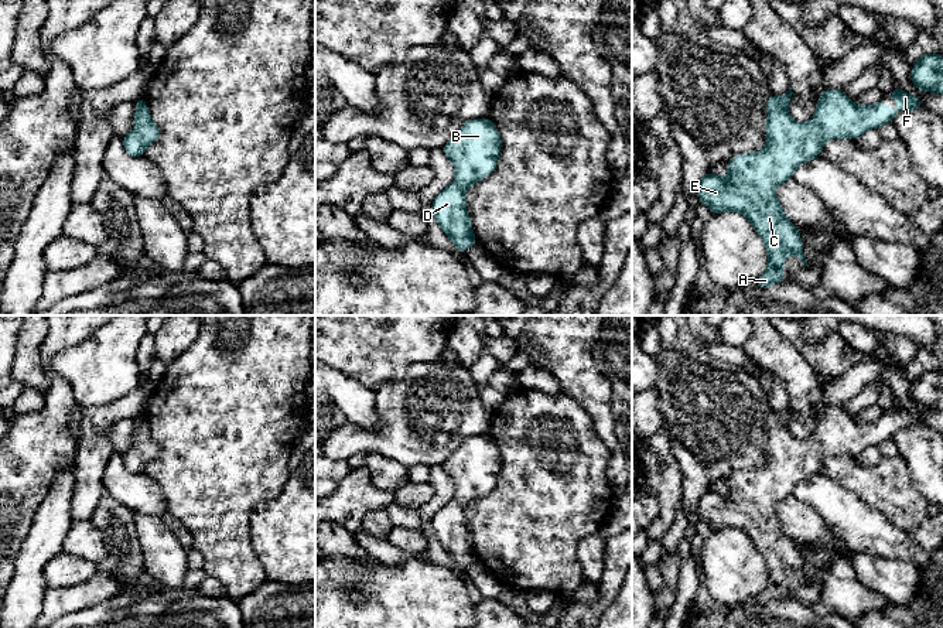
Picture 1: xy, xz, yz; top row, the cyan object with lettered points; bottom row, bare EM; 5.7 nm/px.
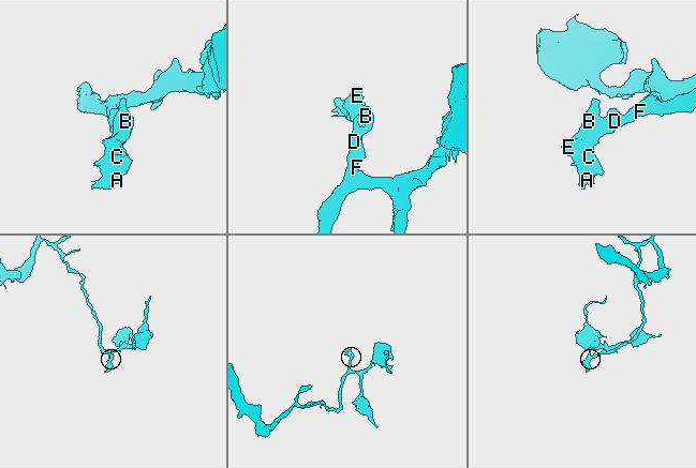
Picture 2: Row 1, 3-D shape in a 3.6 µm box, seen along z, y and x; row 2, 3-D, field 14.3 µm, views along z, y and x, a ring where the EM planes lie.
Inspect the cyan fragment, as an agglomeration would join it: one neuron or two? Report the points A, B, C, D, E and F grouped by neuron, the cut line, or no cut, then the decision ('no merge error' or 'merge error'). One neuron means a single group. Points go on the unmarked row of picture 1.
groups A B C D E F; cut none; no merge error

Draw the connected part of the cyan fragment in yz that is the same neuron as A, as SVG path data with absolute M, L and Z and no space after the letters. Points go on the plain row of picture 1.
M896 402L891 414L901 421L899 427L886 426L884 416L877 421L860 423L851 419L840 406L824 406L817 416L814 434L807 440L799 440L787 430L787 421L793 412L789 403L786 412L769 413L766 420L766 464L763 467L734 474L727 479L727 495L707 489L698 499L700 519L707 522L713 530L725 528L739 529L754 542L762 554L769 573L768 584L758 600L763 607L771 601L783 598L783 578L789 571L802 576L803 583L807 583L799 547L783 530L776 515L775 504L790 496L800 481L820 472L827 455L848 454L857 457L865 447L878 446L882 441L891 440L899 429L922 424L919 414L903 409Z

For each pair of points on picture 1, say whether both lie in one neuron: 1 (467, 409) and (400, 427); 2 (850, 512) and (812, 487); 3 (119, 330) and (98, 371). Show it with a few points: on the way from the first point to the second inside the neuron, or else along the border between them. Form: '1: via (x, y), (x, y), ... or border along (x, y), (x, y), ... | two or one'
1: via (450, 409), (436, 409), (417, 425) | one
2: via (840, 508), (822, 492) | one
3: via (118, 340), (106, 361) | one

